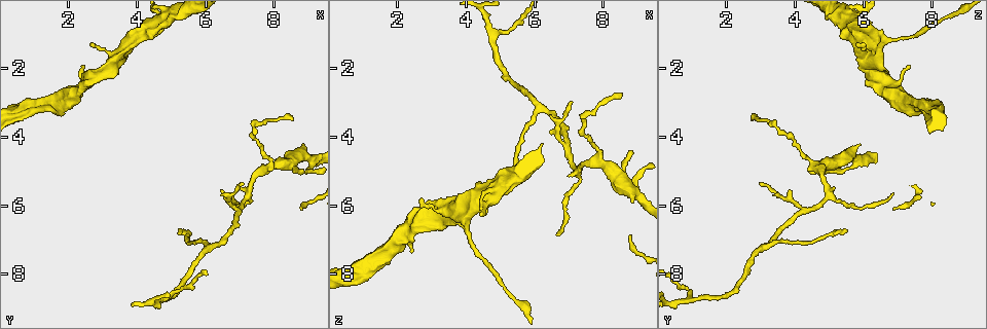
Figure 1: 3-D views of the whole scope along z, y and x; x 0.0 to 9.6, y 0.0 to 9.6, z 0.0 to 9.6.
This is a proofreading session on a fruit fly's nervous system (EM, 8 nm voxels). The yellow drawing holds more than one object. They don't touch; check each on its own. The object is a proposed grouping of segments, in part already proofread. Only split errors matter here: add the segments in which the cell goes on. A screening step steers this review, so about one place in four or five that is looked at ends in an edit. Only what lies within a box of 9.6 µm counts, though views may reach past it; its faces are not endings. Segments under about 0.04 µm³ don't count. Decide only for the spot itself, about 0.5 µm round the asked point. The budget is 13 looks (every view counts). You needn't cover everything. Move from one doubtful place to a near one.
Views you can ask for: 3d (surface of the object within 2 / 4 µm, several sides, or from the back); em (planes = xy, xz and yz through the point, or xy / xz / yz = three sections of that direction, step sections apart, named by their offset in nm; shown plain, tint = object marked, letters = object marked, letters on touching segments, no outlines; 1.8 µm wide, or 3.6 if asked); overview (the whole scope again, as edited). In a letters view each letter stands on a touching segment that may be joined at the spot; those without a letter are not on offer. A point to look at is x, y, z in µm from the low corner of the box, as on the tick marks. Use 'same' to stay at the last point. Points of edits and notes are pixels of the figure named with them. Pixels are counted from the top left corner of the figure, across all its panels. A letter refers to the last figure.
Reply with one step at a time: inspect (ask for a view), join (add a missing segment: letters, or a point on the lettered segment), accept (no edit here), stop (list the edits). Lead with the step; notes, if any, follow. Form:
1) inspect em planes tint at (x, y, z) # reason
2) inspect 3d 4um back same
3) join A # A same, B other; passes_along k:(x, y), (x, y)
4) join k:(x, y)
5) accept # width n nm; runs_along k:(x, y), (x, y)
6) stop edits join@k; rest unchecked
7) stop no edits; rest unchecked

inspect em 3.6um yz step 4 plain at (3.65, 1.45, 6.15) # three-way junction

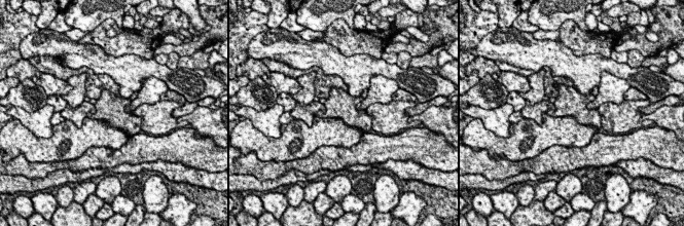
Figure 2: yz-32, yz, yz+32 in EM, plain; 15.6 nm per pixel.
inspect em 3.6um yz step 4 tint same # where the object lies

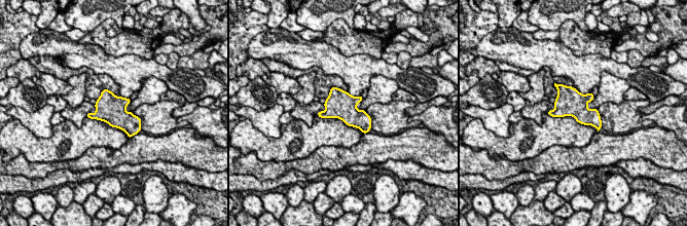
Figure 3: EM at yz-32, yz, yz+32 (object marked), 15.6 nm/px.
inspect em 3.6um yz step 4 letters same # see the neighbours

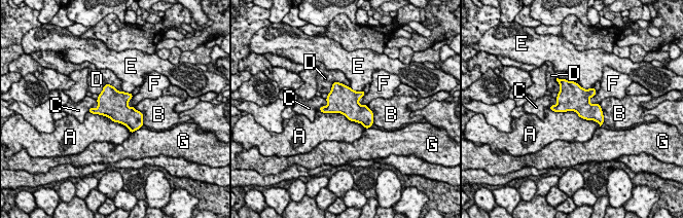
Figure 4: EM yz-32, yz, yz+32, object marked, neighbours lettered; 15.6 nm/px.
accept # width 420 nm; longest_contact A 850 nm; A other, B other, C other, D other, E other, F other, G other; no lettered segment goes on from it

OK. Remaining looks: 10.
inspect em planes letters at (7.10, 5.40, 3.00) # an open end

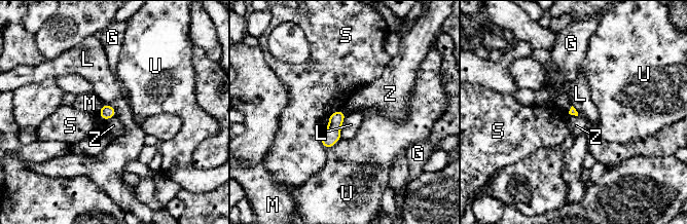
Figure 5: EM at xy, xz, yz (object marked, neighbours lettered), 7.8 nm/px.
accept # longest_contact L 180 nm; G other, L other, M other, S other, U other, Z other; border 5:(115, 114), (106, 121); no lettered segment goes on from it

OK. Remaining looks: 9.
inspect em xy step 4 letters at (8.80, 4.95, 4.45) # an open end

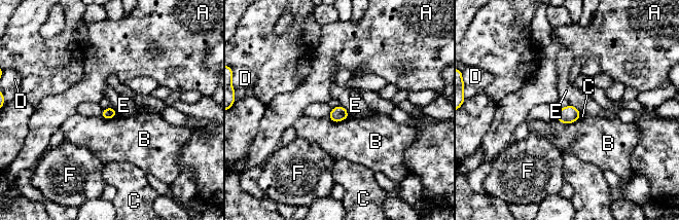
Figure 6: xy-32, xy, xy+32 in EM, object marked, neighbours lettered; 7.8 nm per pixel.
accept # A other, B other, C other, D other, E other, F other; border 6:(570, 104), (581, 114); no lettered segment goes on from it

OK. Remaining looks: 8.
inspect 3d 2um at (6.75, 5.60, 6.85) # an open end

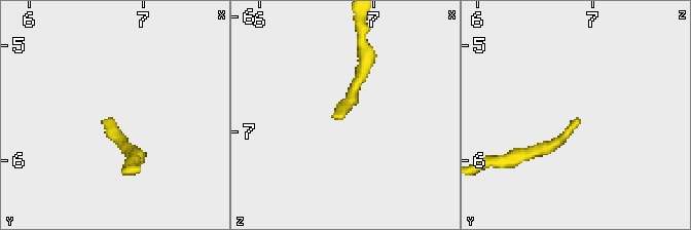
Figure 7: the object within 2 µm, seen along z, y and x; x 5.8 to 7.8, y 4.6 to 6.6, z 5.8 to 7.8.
inspect em xy step 4 tint at (6.74, 5.64, 6.90)

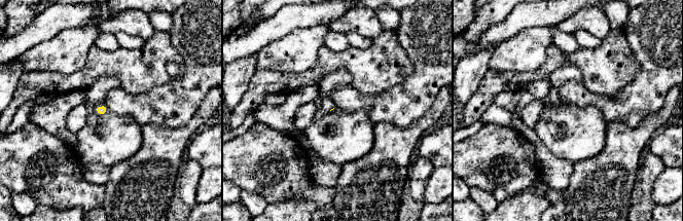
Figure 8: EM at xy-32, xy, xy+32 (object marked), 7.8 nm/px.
inspect em planes letters same # cut it another way

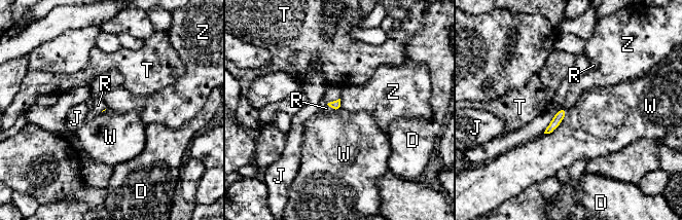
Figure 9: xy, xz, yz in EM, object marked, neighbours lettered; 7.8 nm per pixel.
join 9:(326, 108) # D other, J other, R same, T other, W other, Z other; passes_along 9:(335, 105), (331, 107), (326, 108); it goes on there

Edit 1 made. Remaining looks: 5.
inspect overview # redraw

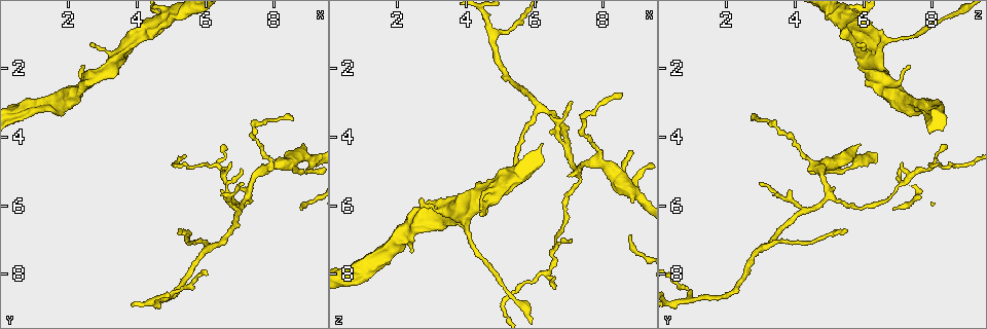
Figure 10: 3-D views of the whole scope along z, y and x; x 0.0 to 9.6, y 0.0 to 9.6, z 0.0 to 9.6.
inspect em xz step 8 tint at (2.45, 1.90, 7.35) # free end

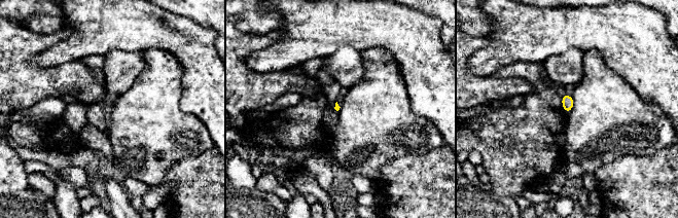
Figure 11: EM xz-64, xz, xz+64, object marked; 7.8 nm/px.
inspect em planes letters same # another direction

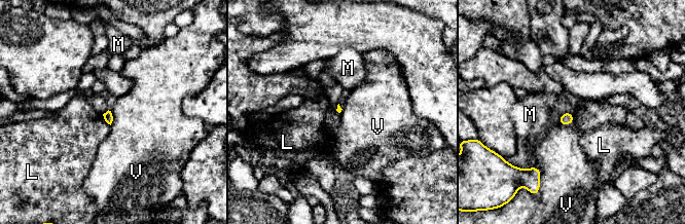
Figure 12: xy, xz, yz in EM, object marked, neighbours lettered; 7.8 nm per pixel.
accept # L other, M other, V other; none of them fits

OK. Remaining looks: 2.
stop edits join@9; rest unchecked

